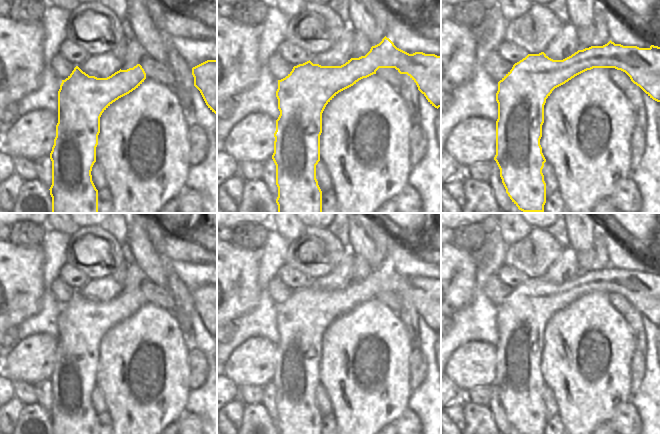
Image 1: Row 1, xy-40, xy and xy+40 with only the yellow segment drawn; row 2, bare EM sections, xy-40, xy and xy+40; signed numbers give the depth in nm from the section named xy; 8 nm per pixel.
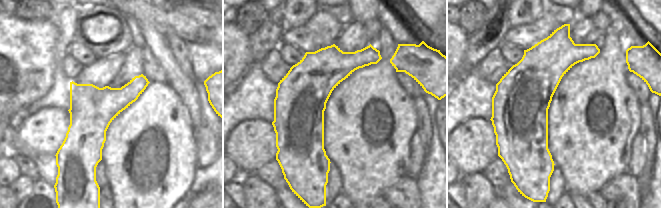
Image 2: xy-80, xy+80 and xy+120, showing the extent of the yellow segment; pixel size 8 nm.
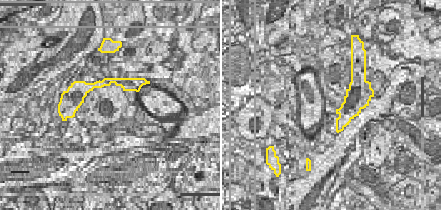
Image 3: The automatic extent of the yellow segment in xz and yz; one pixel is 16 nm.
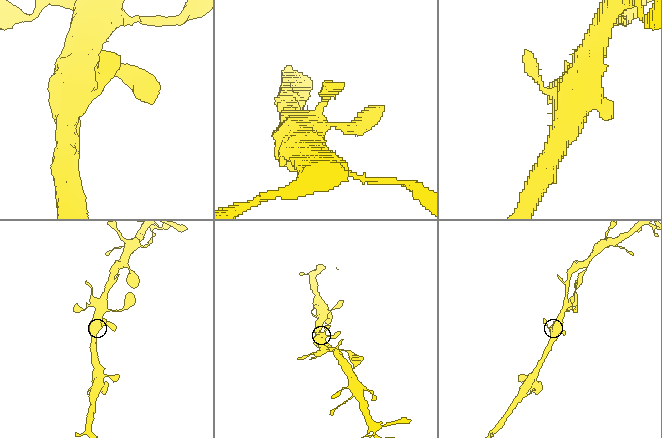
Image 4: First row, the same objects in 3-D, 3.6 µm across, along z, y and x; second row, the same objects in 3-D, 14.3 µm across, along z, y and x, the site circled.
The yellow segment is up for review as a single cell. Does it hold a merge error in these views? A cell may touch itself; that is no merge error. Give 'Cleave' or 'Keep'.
Keep

